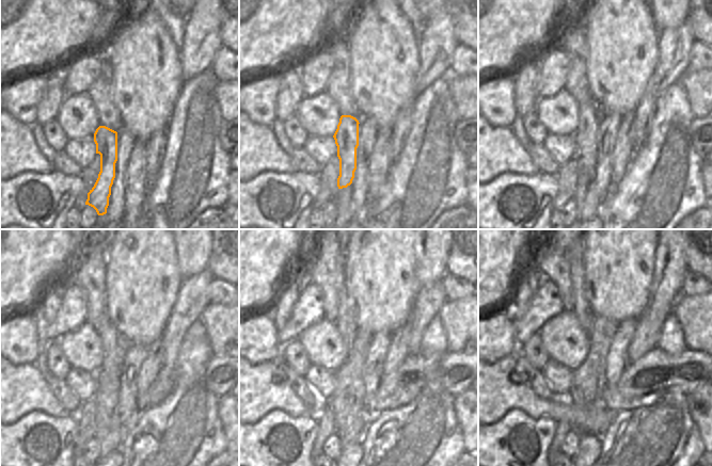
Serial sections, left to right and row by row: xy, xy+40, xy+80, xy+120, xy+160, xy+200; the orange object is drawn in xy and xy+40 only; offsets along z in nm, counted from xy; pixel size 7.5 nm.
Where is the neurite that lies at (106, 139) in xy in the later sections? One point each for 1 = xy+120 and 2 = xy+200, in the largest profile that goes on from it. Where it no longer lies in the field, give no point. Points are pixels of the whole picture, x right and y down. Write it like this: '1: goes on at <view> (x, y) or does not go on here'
1: goes on at xy+120 (108, 333)
2: goes on at xy+200 (585, 317)

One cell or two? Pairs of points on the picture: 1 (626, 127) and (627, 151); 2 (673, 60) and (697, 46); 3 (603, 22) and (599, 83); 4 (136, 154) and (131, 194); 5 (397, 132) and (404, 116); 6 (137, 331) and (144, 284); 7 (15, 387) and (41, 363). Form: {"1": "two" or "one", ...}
{"1": "one", "2": "two", "3": "one", "4": "one", "5": "one", "6": "one", "7": "two"}

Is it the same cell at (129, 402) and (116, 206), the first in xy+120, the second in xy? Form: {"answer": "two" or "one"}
{"answer": "one"}

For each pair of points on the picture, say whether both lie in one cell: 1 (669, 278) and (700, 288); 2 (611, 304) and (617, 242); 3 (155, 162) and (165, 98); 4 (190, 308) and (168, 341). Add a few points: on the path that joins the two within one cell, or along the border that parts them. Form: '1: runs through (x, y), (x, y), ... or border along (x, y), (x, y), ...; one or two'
1: border along (687, 271), (683, 278), (680, 293); two
2: runs through (615, 289), (615, 261), (617, 257); one
3: border along (167, 126), (157, 129), (145, 141); two
4: runs through (182, 317), (174, 333); one

